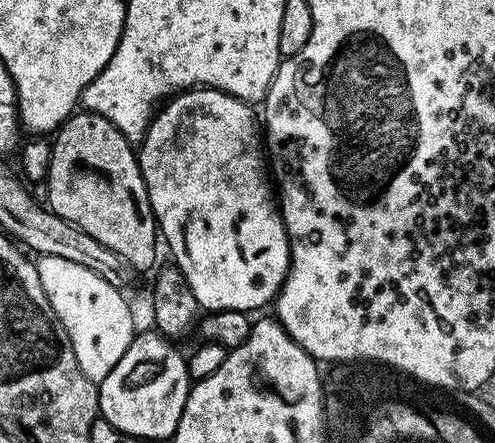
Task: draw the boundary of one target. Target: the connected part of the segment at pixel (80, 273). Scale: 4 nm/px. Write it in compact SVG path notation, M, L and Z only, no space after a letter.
M40 256L37 261L36 276L44 291L43 299L66 330L82 374L97 382L104 380L106 374L118 366L118 358L126 354L132 345L132 337L138 331L138 325L132 321L132 308L124 301L125 293L110 286L106 278L98 278L94 270L78 266L78 262L69 262L67 258L57 256Z

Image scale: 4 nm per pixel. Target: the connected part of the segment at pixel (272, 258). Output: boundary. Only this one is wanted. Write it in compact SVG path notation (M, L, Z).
M189 88L187 92L178 92L171 97L152 117L148 123L148 133L138 145L138 159L140 161L140 173L144 179L144 185L150 198L152 213L156 215L159 235L168 243L172 251L171 258L183 276L194 298L197 299L199 307L214 312L246 312L255 313L255 308L264 308L275 301L280 293L280 288L288 276L288 267L292 261L292 255L288 249L288 235L284 229L284 220L280 216L277 201L274 199L274 188L270 183L270 168L266 163L266 152L262 147L262 128L258 123L258 116L254 113L253 105L247 104L245 100L234 98L217 88Z

